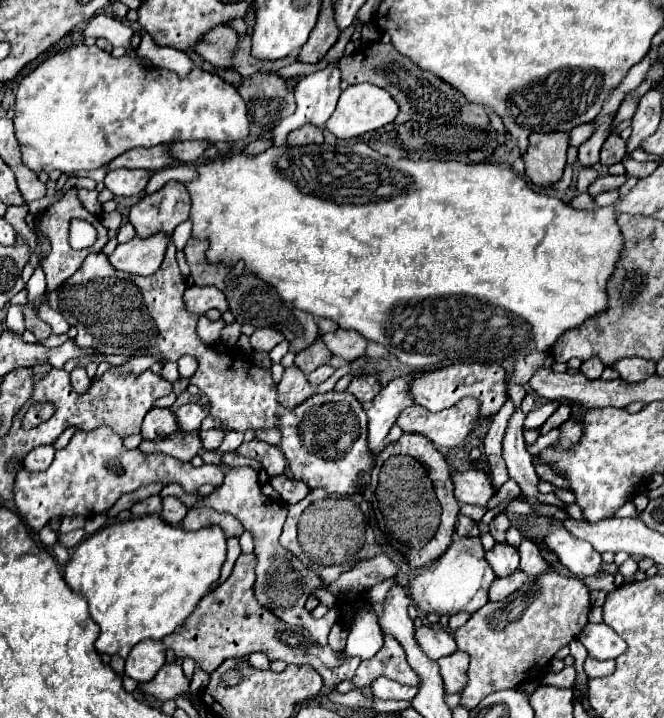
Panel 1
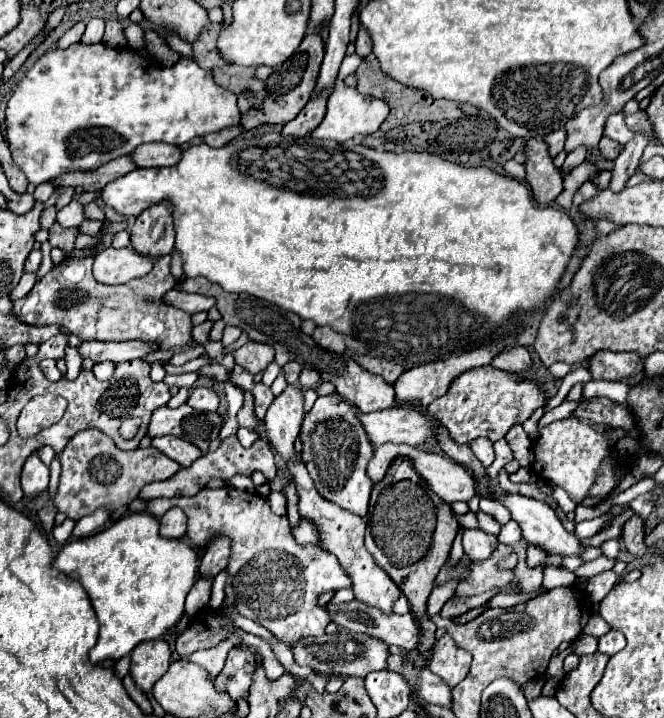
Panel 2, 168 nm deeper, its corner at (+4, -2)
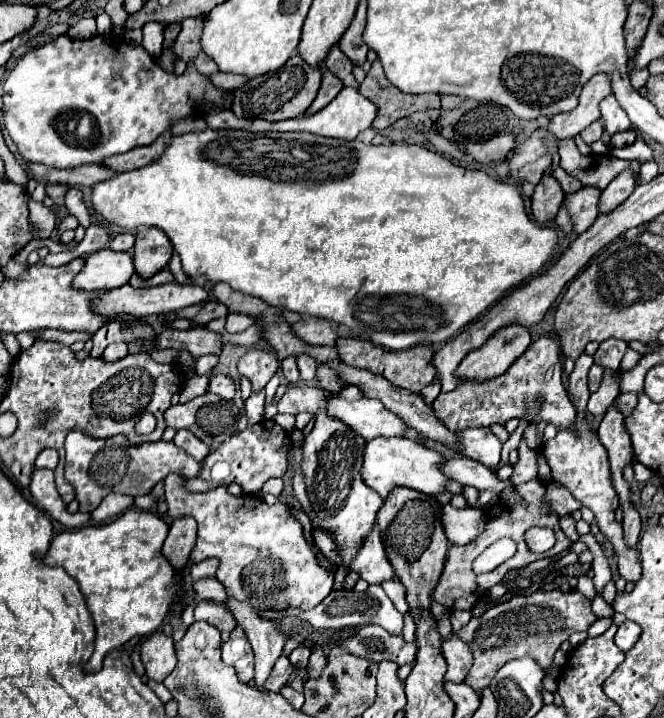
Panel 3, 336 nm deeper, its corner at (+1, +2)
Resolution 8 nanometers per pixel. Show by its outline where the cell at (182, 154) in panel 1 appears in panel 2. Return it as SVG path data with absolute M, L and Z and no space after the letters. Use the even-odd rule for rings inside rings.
M142 144L136 152L130 154L132 162L138 168L156 168L156 166L174 166L182 158L182 150L174 144Z

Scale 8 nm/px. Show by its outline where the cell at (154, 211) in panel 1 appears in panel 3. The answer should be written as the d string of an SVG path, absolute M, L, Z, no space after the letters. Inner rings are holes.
M143 228L137 234L135 248L133 248L133 260L135 260L135 270L141 278L149 278L161 268L165 268L171 254L173 254L173 246L167 240L163 230Z

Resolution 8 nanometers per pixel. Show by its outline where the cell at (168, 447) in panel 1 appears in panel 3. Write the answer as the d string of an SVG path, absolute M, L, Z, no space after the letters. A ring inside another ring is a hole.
M177 430L173 442L179 448L183 448L189 456L193 456L197 462L201 462L209 454L209 448L203 442L199 442L191 432L185 432L185 430Z

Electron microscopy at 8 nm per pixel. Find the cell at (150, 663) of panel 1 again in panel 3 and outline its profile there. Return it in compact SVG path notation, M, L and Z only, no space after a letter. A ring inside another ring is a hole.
M163 632L151 634L141 644L141 660L145 666L145 674L155 682L163 682L177 664L173 640Z

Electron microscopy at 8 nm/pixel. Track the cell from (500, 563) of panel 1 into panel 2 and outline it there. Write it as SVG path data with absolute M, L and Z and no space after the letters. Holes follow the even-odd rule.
M464 528L462 532L462 546L464 546L464 554L470 560L486 560L492 550L496 548L498 540L492 534L486 534L484 530L476 528L476 530L468 530Z

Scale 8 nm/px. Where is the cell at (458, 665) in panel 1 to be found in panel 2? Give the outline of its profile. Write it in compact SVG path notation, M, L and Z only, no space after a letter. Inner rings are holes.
M444 634L432 648L430 672L440 676L450 688L460 684L470 670L470 654L458 648L450 634Z

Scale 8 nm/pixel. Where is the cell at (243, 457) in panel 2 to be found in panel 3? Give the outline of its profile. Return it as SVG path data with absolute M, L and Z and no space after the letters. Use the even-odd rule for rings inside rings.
M263 420L259 424L253 424L253 426L237 432L229 440L225 440L215 452L211 452L203 460L199 476L185 478L183 486L189 492L207 492L207 490L213 490L221 484L237 482L245 492L259 492L261 486L269 478L273 478L273 476L279 478L287 470L287 454L283 452L285 436L287 436L287 432L281 426L273 424L271 420Z

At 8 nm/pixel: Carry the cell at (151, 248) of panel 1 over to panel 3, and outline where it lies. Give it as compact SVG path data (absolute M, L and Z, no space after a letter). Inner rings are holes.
M103 248L87 256L85 268L75 278L75 288L83 290L101 290L101 288L119 288L129 282L135 274L131 252L115 252Z

